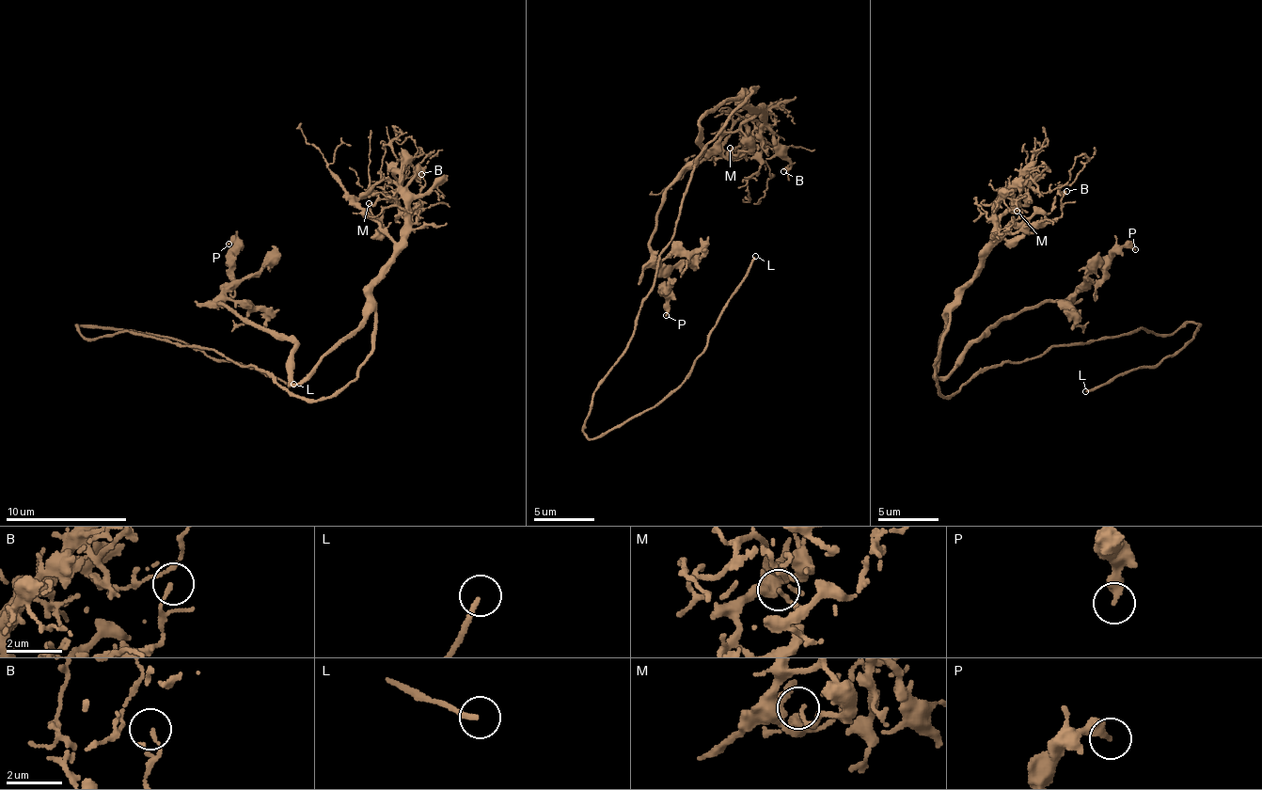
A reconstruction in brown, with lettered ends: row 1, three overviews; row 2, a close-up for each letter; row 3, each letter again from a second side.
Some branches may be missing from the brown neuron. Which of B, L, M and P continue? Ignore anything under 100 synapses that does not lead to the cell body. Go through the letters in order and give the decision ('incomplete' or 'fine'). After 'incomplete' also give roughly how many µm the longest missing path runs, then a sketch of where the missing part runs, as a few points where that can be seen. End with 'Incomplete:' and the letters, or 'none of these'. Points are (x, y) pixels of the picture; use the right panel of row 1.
B: fine
L: incomplete; missing 20 µm; course (1085, 391), (1049, 399), (1017, 416), (970, 418), (939, 425), (905, 450), (898, 451)
M: fine
P: fine
Incomplete: L

